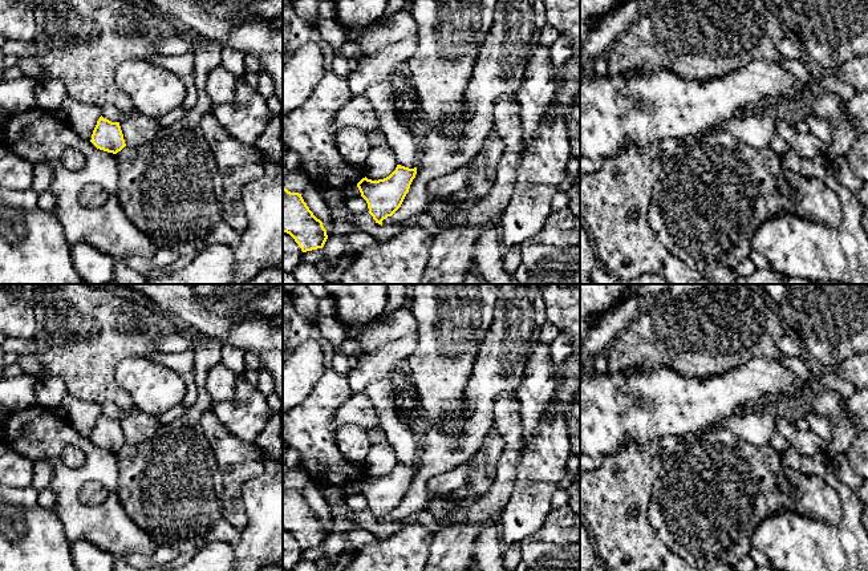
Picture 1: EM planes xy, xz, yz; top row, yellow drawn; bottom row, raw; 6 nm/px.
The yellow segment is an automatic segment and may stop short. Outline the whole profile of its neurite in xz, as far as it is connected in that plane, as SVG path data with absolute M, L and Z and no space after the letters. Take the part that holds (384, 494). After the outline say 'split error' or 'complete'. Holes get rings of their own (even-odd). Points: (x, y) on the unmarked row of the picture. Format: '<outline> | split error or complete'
M397 462L396 467L384 477L372 478L365 474L357 481L376 521L382 523L382 518L401 505L415 471L417 465Z | complete

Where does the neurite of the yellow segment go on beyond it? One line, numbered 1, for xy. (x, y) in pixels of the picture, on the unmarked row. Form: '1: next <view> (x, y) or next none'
1: next none

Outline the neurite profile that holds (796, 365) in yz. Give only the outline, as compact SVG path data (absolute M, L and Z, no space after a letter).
M782 355L779 363L788 370L791 370L795 376L806 380L810 384L815 384L814 373L804 360L800 357L792 357Z

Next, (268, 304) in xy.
M271 284L256 296L251 303L228 316L231 320L240 320L250 315L260 315L273 319L283 312L283 284Z

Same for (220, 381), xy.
M223 364L214 365L206 378L206 392L211 401L227 401L235 394L236 376Z

